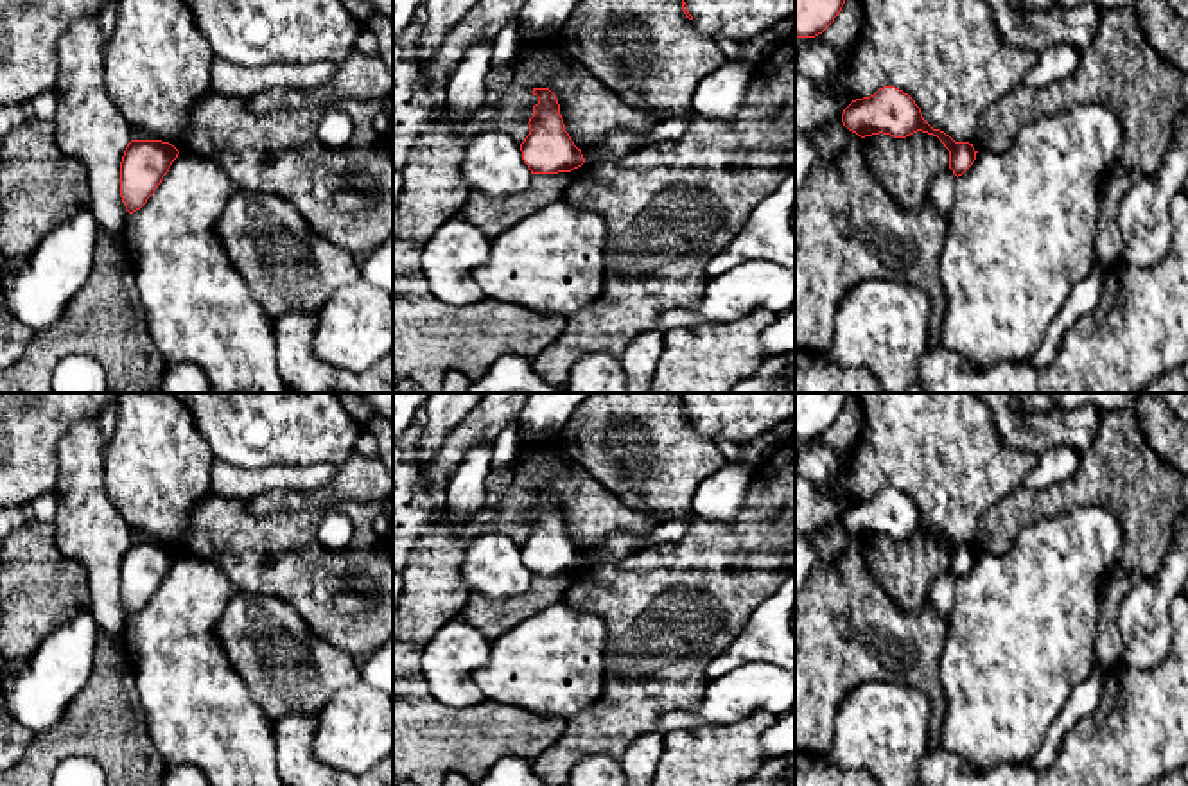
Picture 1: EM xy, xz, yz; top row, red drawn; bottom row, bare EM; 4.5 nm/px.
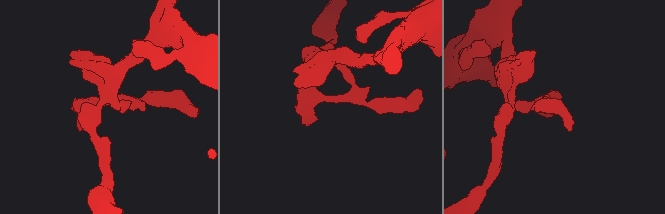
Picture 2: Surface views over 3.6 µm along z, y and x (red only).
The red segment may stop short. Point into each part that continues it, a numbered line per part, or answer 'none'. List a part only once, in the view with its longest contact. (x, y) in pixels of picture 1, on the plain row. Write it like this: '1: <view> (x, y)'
none

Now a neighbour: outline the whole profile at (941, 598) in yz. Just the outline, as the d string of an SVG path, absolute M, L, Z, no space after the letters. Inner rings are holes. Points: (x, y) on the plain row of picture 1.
M946 571L931 587L928 605L942 617L948 617L955 603L957 578Z

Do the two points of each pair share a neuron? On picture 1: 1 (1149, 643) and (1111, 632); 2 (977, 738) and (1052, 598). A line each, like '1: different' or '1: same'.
1: different
2: same

